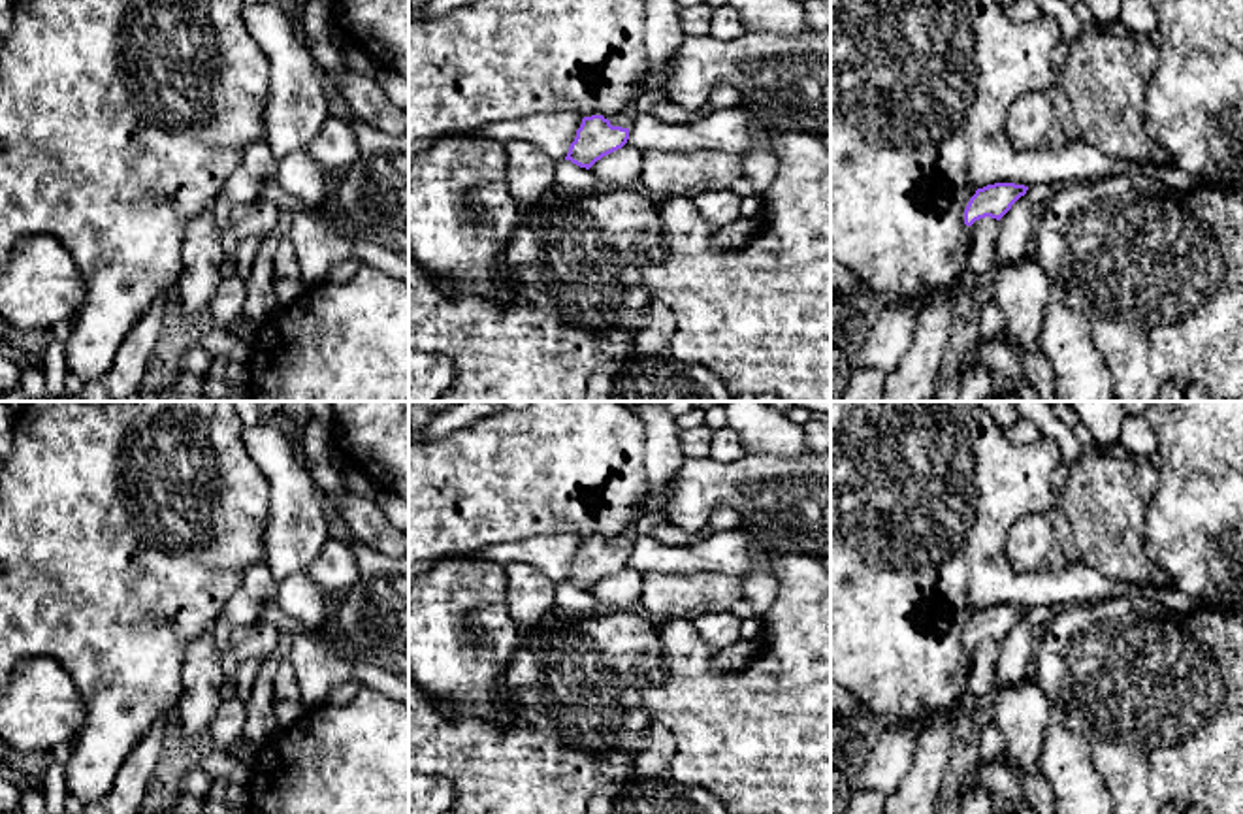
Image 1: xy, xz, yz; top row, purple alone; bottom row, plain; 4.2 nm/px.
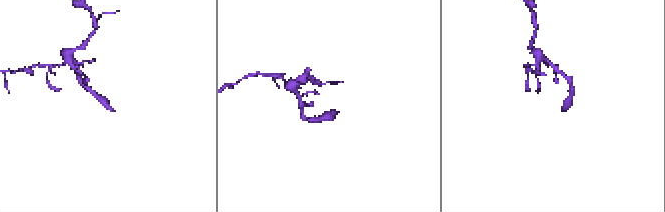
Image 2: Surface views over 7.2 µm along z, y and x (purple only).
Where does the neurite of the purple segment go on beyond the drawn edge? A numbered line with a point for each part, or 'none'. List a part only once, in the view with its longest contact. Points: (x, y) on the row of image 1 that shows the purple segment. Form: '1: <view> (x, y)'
1: xz (626, 119)

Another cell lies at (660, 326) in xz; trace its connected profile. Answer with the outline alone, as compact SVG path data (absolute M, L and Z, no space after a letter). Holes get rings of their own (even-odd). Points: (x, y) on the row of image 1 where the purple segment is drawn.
M652 298L646 313L646 326L637 334L637 350L640 354L669 352L670 337L676 330L674 315Z

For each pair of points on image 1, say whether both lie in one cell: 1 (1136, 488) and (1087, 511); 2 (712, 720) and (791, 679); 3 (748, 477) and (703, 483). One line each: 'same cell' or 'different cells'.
1: same cell
2: same cell
3: same cell

